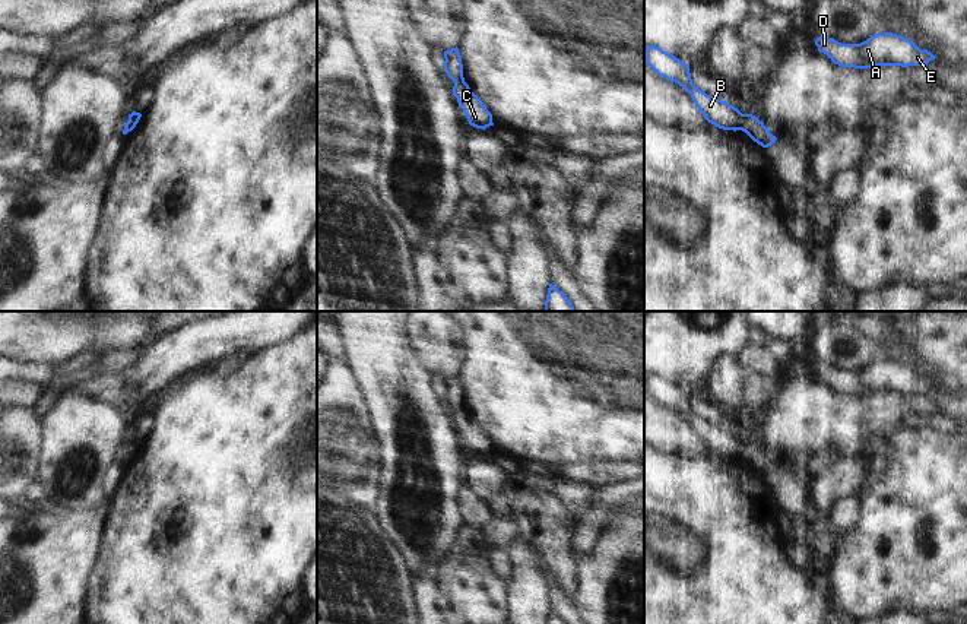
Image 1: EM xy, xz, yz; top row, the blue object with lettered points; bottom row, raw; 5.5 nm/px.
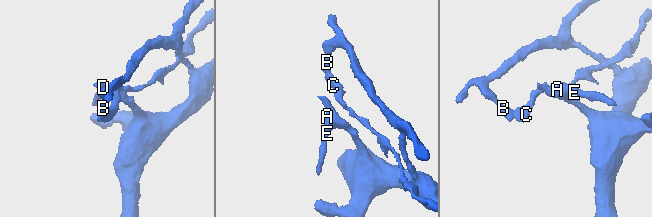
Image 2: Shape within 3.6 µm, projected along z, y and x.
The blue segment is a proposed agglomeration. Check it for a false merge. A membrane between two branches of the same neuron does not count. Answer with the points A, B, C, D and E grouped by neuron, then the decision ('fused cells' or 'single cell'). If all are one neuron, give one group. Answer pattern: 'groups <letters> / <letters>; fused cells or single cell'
groups A B D E / C; fused cells

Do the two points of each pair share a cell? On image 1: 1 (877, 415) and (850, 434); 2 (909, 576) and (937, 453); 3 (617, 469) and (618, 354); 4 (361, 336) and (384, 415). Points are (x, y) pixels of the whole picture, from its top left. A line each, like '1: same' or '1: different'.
1: same
2: same
3: different
4: same

